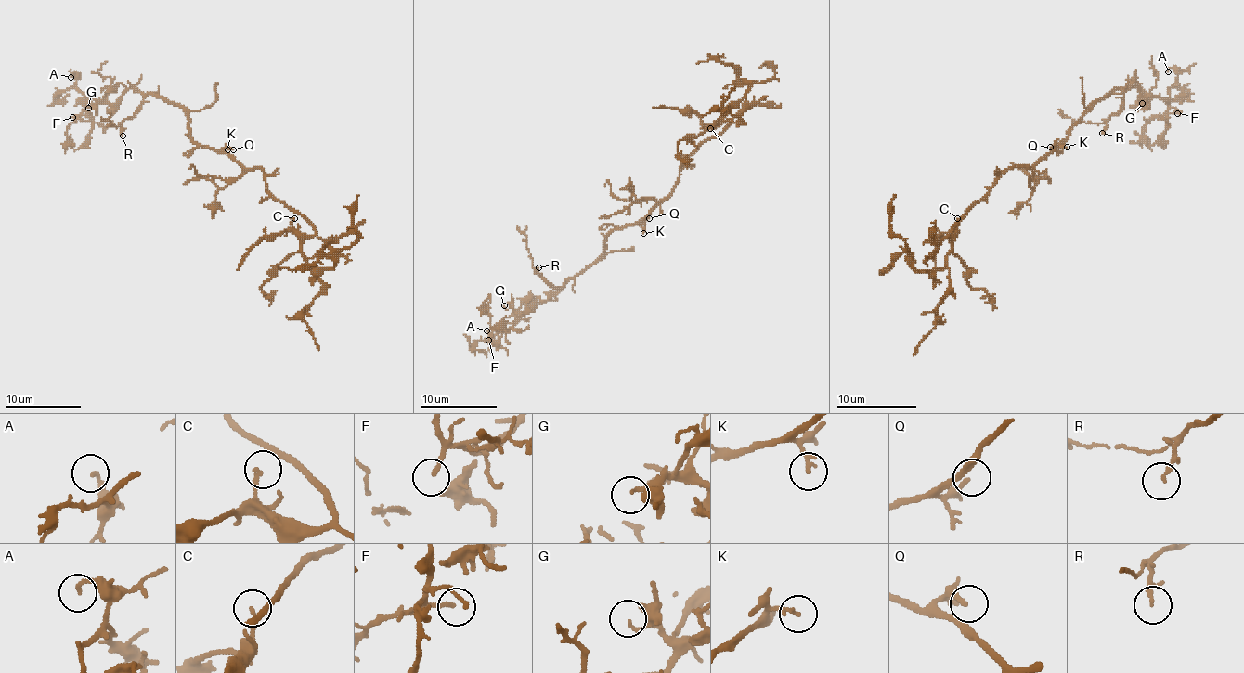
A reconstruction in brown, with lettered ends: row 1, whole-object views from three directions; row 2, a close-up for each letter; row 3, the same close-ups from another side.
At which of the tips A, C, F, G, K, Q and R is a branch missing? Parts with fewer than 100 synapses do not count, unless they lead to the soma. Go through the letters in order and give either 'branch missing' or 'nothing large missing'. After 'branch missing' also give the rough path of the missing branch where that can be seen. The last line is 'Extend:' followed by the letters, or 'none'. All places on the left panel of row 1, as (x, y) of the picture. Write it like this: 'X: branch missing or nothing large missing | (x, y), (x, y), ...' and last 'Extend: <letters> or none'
A: nothing large missing
C: nothing large missing
F: nothing large missing
G: nothing large missing
K: nothing large missing
Q: branch missing
R: nothing large missing
Extend: Q

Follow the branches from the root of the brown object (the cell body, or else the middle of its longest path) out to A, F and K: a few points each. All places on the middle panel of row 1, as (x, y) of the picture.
A: (660, 202), (637, 222), (615, 227), (607, 235), (605, 251), (504, 332), (492, 340), (486, 330)
F: (660, 202), (637, 222), (615, 227), (607, 235), (605, 251), (591, 264), (511, 327), (494, 330), (488, 340)
K: (660, 202), (640, 224), (643, 233)

